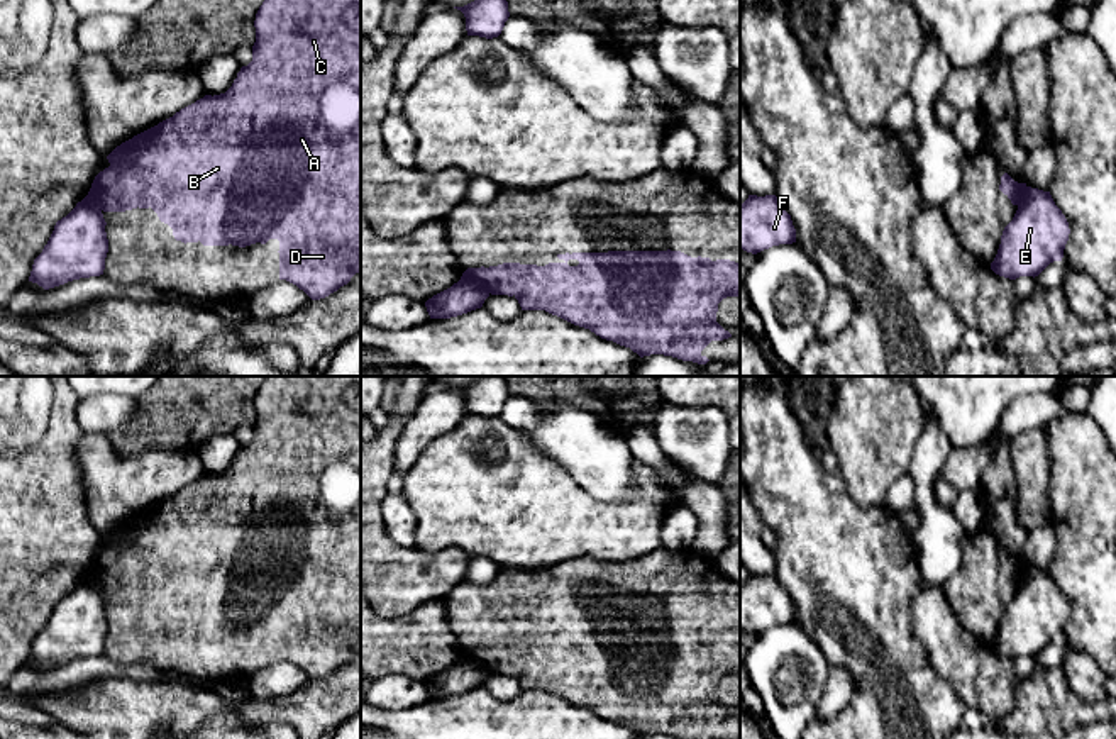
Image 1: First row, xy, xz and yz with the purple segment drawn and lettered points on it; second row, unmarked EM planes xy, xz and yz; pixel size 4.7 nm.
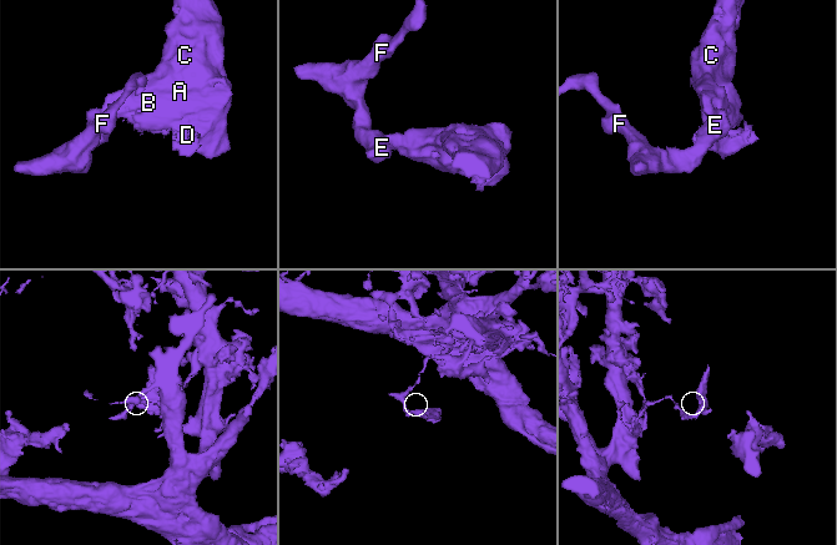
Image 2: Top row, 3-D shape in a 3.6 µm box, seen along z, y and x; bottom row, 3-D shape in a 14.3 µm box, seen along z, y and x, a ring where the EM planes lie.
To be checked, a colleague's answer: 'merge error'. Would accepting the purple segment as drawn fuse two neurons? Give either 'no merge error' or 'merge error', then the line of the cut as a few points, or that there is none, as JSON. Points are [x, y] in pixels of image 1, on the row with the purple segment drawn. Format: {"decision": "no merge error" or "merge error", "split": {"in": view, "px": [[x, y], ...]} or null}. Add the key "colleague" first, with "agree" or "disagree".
{"colleague": "agree", "decision": "merge error", "split": {"in": "xz", "px": [[463, 273], [475, 278], [488, 294]]}}

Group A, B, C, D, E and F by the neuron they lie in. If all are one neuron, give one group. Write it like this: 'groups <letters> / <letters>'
groups A B C D / E F

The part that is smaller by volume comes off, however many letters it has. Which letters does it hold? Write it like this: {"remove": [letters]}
{"remove": ["A", "B", "C", "D"]}

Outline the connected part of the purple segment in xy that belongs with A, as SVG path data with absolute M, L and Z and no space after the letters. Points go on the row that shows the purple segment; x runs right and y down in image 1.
M264 0L256 14L254 27L252 61L240 68L232 86L220 95L205 95L117 146L107 156L110 166L95 176L88 195L103 212L151 207L159 220L173 229L174 239L185 244L200 241L203 246L246 247L278 239L279 280L296 285L312 300L320 300L347 285L361 271L361 0Z

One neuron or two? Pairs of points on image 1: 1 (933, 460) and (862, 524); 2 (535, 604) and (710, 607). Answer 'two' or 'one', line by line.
1: two
2: one

